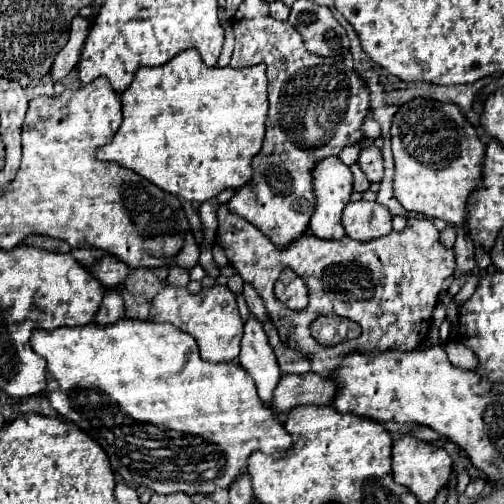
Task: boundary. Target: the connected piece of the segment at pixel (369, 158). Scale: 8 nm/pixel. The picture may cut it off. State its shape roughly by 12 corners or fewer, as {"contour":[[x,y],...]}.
{"contour":[[362,149],[358,165],[370,181],[384,177],[382,151]]}

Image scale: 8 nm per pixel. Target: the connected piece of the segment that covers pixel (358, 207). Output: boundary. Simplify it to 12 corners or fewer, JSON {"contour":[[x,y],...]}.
{"contour":[[348,203],[346,235],[372,241],[392,231],[392,215],[380,203]]}

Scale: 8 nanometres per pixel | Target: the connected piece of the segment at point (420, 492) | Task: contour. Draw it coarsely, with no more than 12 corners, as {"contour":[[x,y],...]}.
{"contour":[[402,435],[392,449],[394,481],[420,503],[448,487],[452,457]]}

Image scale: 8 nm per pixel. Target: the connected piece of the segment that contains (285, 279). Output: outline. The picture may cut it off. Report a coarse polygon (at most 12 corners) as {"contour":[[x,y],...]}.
{"contour":[[282,269],[274,295],[288,309],[308,305],[308,289],[292,269]]}

